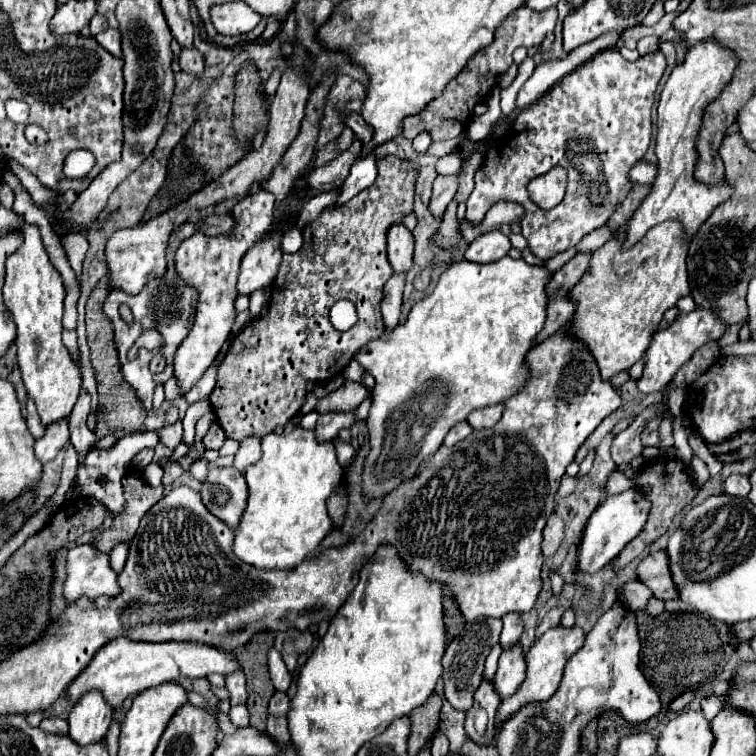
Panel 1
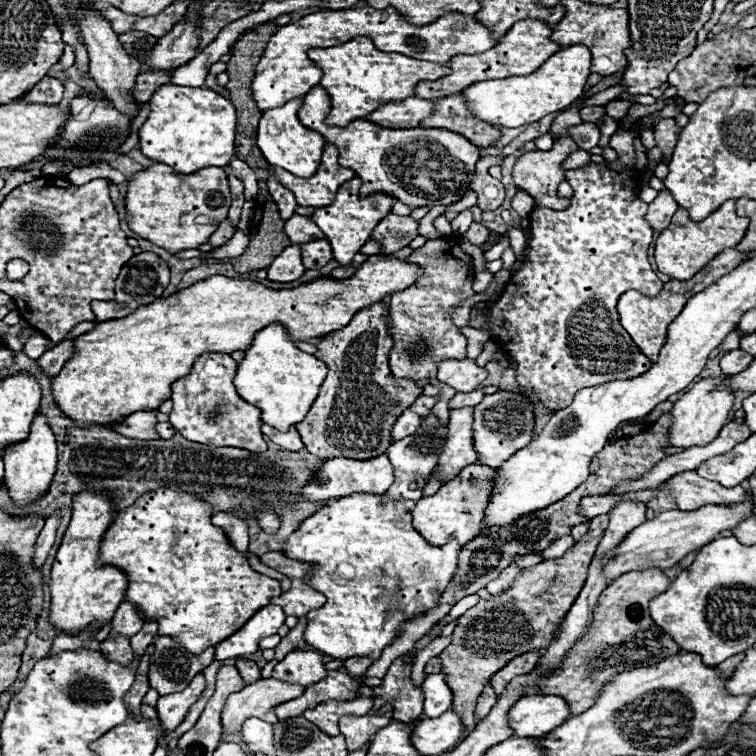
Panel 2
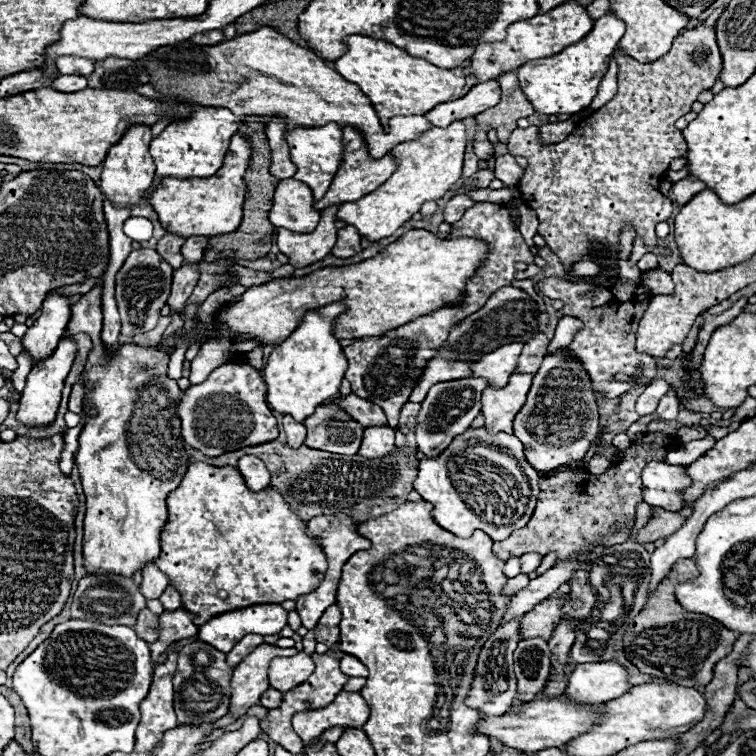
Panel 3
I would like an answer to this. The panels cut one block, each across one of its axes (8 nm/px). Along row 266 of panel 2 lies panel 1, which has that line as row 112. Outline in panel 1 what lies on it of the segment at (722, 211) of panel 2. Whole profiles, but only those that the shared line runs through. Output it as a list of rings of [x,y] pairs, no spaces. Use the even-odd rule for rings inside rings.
[[[700,42],[694,46],[684,64],[678,64],[670,74],[658,104],[658,134],[656,134],[656,156],[658,156],[658,178],[652,184],[648,196],[642,200],[638,210],[628,222],[628,234],[624,246],[630,248],[644,234],[666,220],[680,220],[686,228],[688,238],[696,234],[700,224],[712,214],[712,210],[724,202],[732,194],[732,186],[728,182],[720,182],[716,186],[702,184],[694,180],[694,164],[696,164],[696,138],[702,124],[704,108],[722,92],[722,88],[732,78],[736,68],[736,58],[732,52],[724,50],[716,42]]]

